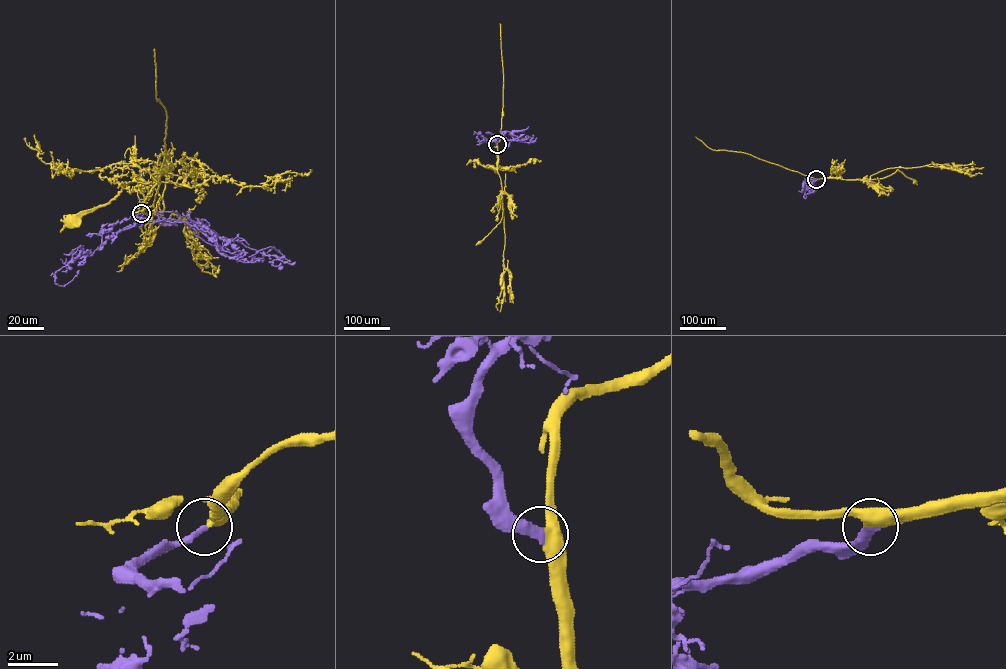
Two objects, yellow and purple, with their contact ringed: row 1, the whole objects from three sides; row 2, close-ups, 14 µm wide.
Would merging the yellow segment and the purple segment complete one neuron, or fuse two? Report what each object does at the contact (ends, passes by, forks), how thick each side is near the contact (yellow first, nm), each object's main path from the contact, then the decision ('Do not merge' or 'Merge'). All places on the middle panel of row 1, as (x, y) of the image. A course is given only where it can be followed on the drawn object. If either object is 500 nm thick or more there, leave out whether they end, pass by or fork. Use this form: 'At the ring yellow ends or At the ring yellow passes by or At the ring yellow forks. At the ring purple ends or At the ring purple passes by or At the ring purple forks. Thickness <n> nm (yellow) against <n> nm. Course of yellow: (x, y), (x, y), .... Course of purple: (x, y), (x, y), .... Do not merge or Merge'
At the ring yellow passes by. At the ring purple ends. Thickness 440 nm (yellow) against 360 nm. Course of yellow: (497, 144), (502, 218), (480, 243). Course of purple: (497, 144), (496, 140), (502, 136), (510, 141), (533, 141), (528, 138). Merge

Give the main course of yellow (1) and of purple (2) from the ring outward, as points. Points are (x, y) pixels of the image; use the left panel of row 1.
1: (141, 213), (147, 206), (145, 213), (161, 214), (163, 205), (140, 173), (109, 202), (87, 210), (76, 221)
2: (141, 213), (136, 216), (194, 223), (266, 255), (283, 256), (270, 246), (251, 256), (262, 262)

